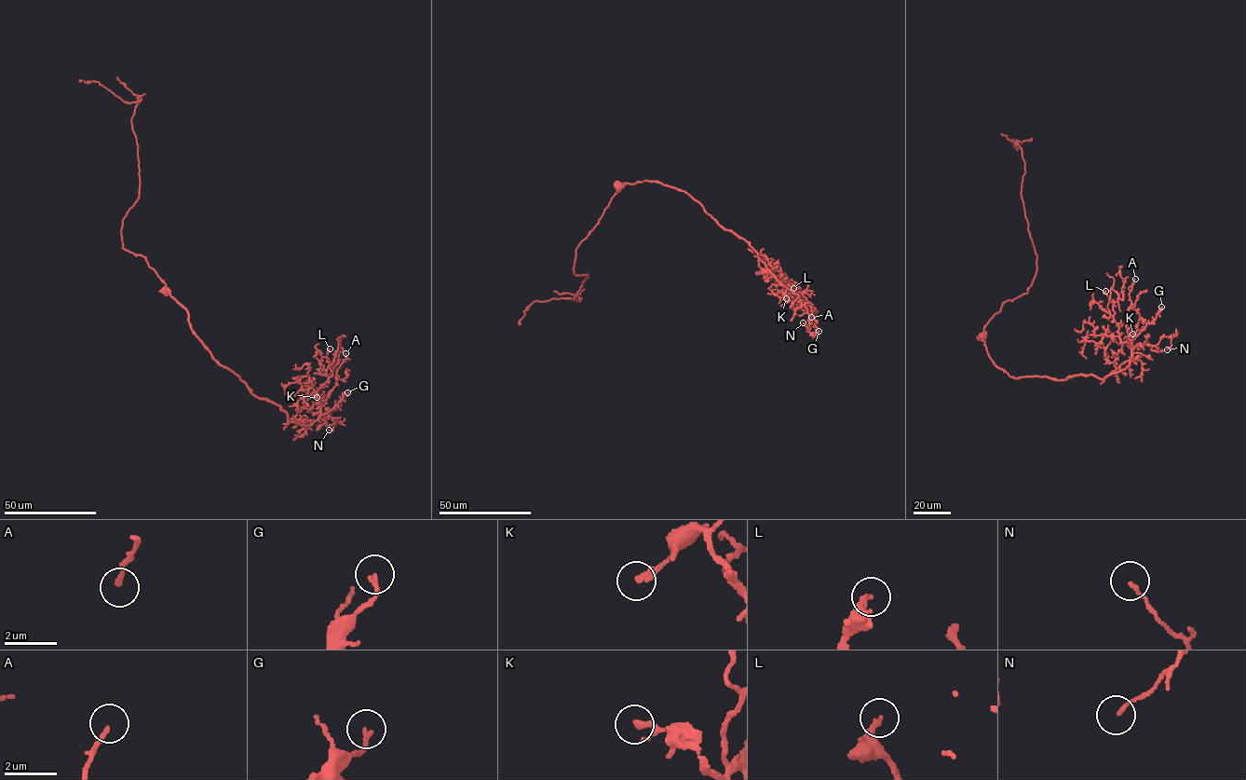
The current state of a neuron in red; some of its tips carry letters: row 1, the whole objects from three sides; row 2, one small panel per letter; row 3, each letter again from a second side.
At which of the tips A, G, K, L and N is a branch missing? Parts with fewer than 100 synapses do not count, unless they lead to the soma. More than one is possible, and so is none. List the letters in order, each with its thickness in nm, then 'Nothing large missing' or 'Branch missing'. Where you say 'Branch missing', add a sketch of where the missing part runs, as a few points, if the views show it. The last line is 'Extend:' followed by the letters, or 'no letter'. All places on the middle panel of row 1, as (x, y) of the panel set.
A: Thickness 140 nm. Nothing large missing
G: Thickness 170 nm. Nothing large missing
K: Thickness 160 nm. Nothing large missing
L: Thickness 260 nm. Nothing large missing
N: Thickness 120 nm. Nothing large missing
Extend: no letter

